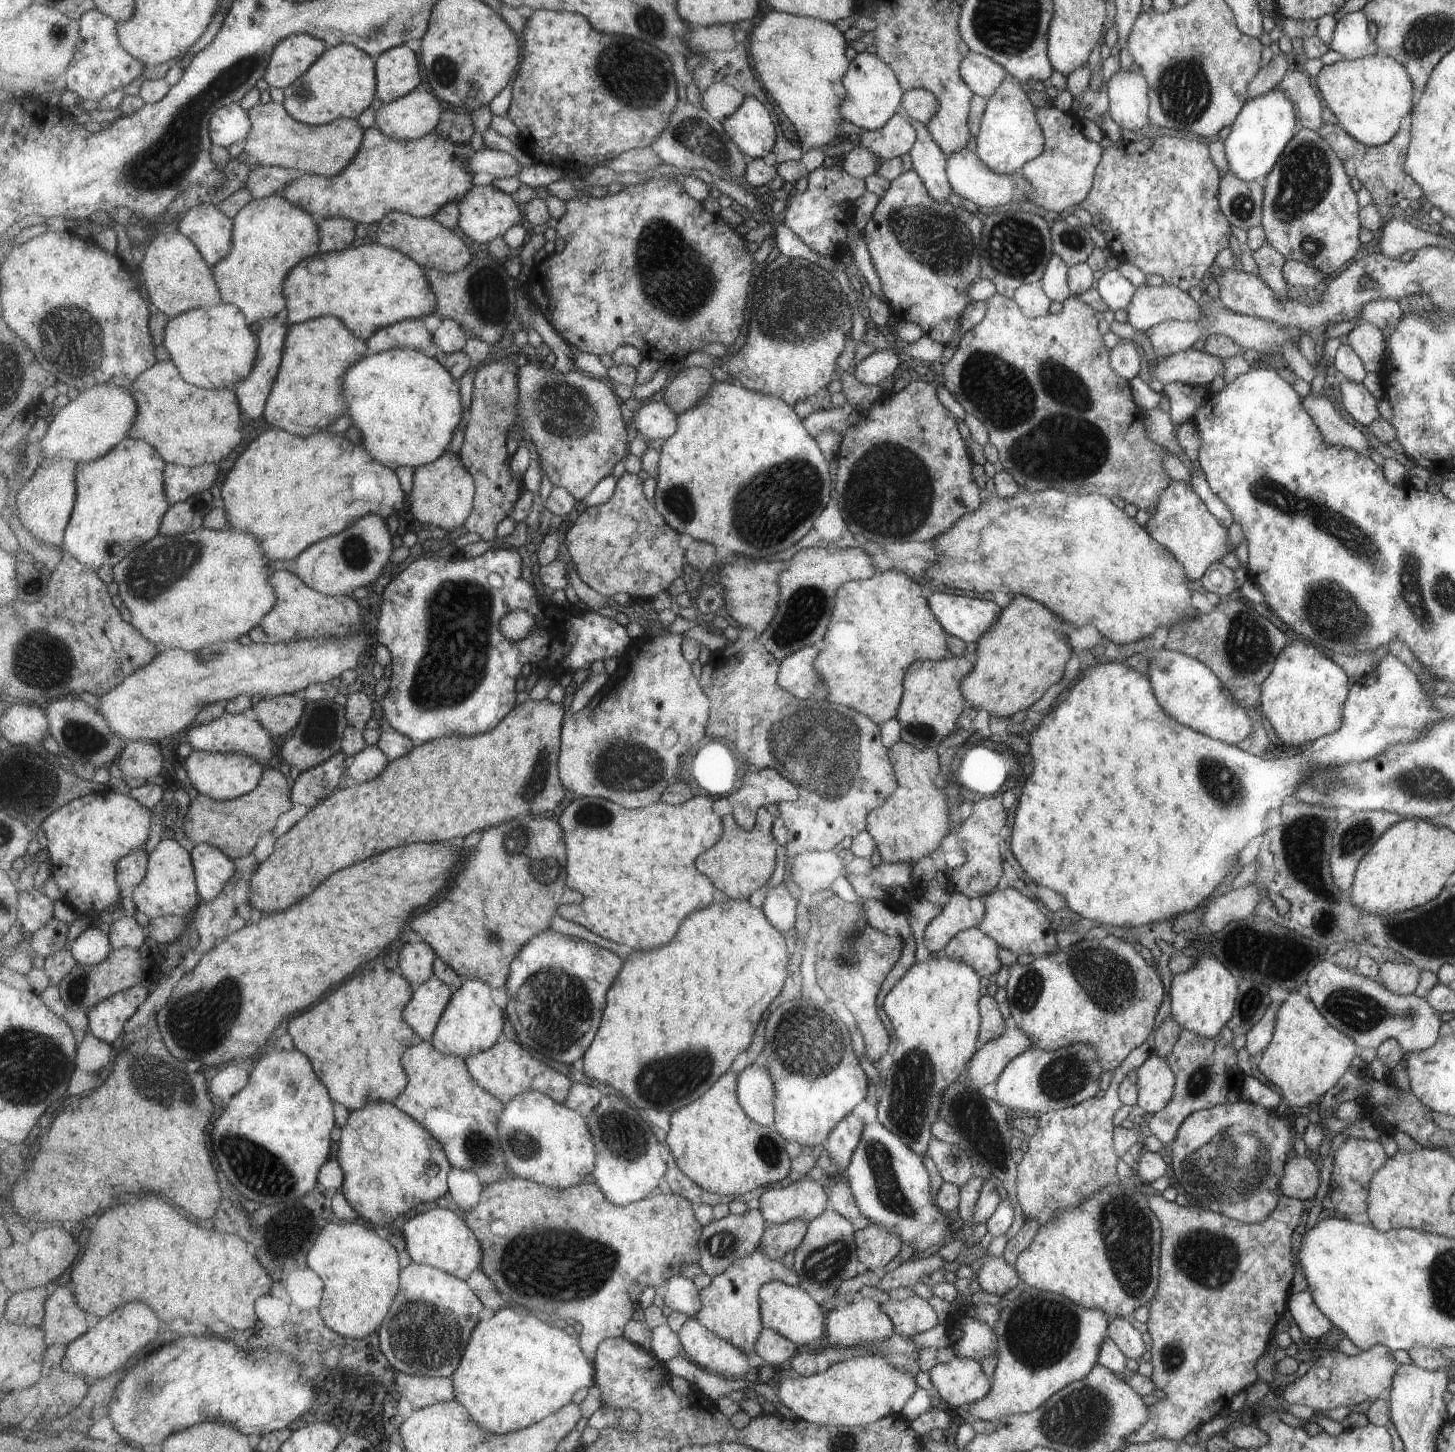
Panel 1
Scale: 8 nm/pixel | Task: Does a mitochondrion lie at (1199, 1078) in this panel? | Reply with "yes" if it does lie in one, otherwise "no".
yes

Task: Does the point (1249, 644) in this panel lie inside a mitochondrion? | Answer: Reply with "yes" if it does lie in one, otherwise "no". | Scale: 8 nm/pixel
yes

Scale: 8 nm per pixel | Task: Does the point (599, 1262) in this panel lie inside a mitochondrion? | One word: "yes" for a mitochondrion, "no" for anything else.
yes

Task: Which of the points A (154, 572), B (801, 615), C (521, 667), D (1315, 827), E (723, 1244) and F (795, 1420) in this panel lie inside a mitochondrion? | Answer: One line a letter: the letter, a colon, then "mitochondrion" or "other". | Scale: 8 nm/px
A: mitochondrion
B: mitochondrion
C: other
D: mitochondrion
E: mitochondrion
F: other

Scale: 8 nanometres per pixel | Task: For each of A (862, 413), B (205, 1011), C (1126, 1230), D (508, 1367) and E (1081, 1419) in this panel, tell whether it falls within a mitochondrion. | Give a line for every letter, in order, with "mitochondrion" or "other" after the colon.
A: other
B: mitochondrion
C: mitochondrion
D: other
E: mitochondrion

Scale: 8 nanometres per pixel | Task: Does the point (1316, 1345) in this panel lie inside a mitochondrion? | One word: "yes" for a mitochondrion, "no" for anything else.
no

